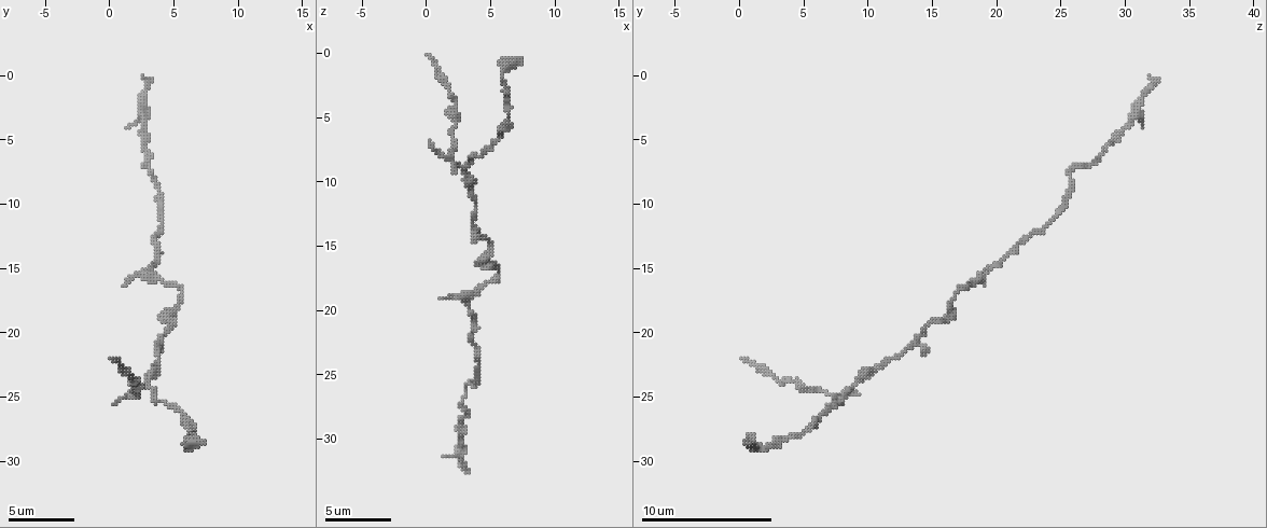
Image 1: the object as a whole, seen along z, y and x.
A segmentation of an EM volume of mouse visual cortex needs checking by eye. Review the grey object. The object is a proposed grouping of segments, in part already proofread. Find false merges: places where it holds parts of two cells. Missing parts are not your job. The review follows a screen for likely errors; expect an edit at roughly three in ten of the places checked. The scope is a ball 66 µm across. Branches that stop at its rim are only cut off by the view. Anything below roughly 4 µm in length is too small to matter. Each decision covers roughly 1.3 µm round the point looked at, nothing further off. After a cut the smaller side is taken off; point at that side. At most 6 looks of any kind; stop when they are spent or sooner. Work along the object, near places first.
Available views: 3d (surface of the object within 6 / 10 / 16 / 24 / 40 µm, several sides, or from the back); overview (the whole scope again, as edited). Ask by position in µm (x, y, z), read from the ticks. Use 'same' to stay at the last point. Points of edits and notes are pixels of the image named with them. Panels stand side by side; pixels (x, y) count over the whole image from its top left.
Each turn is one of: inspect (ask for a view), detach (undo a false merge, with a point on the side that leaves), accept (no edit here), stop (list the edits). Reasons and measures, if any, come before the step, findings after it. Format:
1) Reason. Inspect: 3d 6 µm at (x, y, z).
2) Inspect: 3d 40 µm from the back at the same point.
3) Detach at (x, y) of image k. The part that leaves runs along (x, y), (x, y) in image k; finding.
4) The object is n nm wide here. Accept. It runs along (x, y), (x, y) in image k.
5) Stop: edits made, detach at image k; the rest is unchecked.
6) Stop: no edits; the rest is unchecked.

Calibre changes. Inspect: 3d 10 µm at (5.0, 19.2, 14.8).

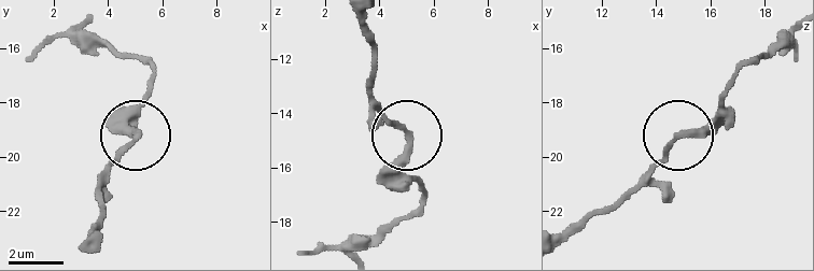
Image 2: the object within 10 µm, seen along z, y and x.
Accept. It runs along (148, 61), (152, 80), (131, 126), (136, 138), (99, 174) in image 2; one cell here.

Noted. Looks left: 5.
Three arms meet. Inspect: 3d 10 µm at (2.8, 24.0, 9.0).

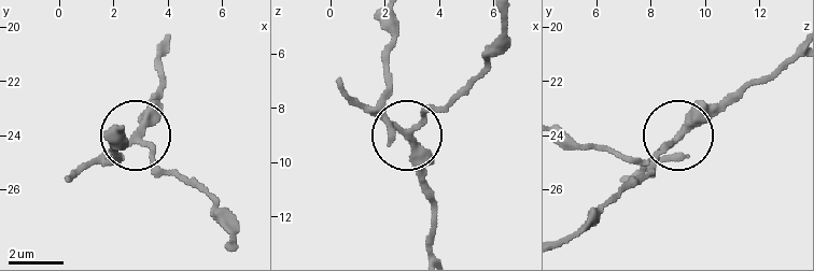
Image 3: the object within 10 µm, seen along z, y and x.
Accept. It runs along (430, 248), (435, 200), (425, 158), (347, 91) in image 3; one cell here.

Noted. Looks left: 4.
Narrows sharply. Inspect: 3d 6 µm at (6.0, 29.0, 2.2).

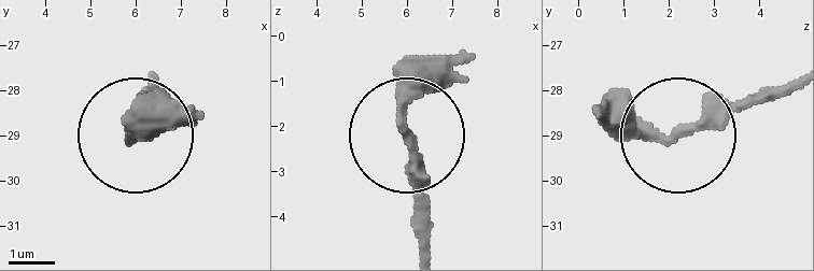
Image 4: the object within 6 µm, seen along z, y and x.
From behind. Inspect: 3d 6 µm from the back at (6.00, 28.95, 2.25).

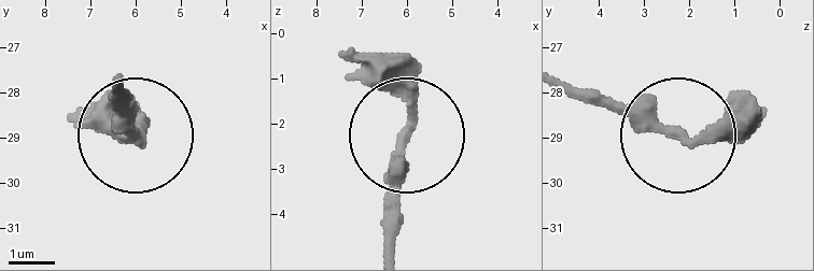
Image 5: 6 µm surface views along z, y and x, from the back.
The object is 270 nm wide here. Accept. All the same cell.

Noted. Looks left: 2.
Stop: no edits; the rest is unchecked.

